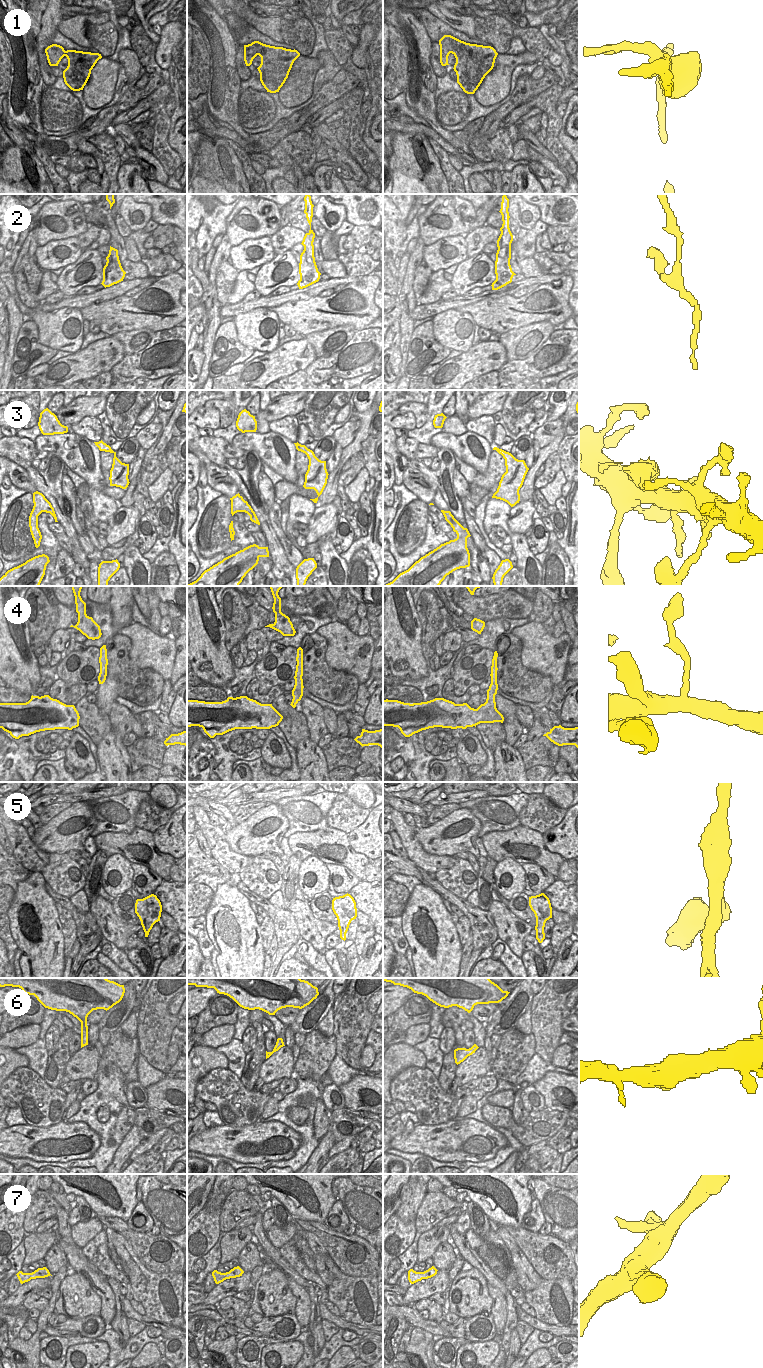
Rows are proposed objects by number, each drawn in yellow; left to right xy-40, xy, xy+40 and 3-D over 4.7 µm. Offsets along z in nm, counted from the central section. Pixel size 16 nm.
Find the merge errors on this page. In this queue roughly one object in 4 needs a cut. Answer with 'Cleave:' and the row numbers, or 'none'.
Cleave: 1

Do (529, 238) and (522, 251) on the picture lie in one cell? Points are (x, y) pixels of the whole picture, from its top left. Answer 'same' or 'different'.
same

